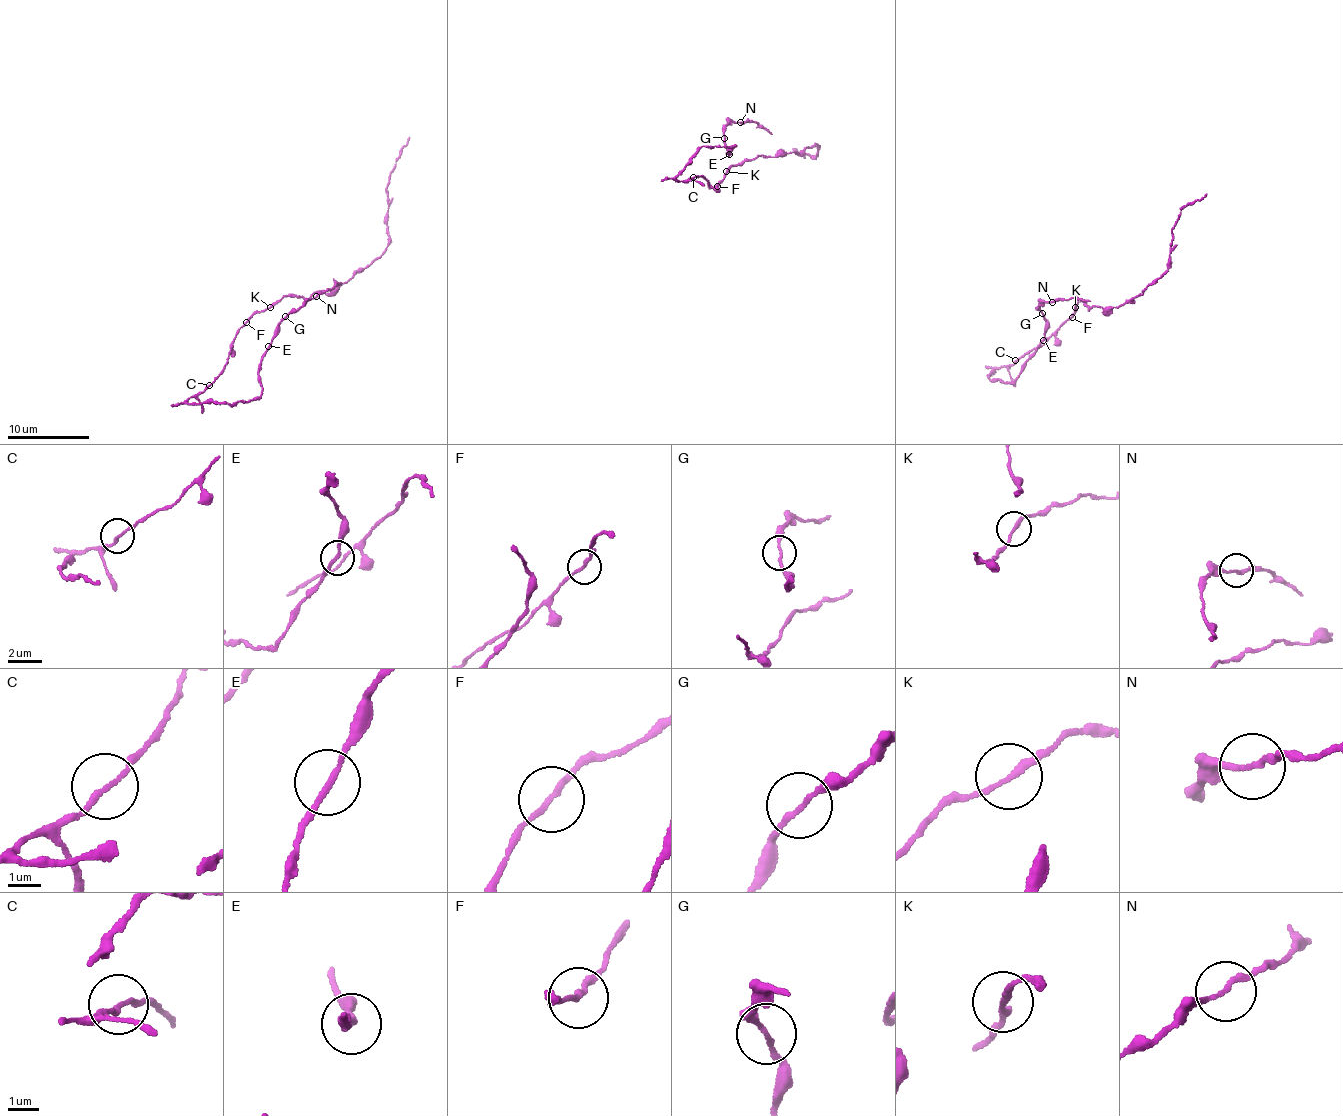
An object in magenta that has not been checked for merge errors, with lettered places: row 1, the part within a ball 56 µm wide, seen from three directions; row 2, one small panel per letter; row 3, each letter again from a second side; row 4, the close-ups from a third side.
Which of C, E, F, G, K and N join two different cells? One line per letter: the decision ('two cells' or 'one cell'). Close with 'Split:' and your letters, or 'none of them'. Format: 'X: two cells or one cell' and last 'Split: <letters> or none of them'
C: one cell
E: one cell
F: one cell
G: one cell
K: two cells
N: two cells
Split: K, N

